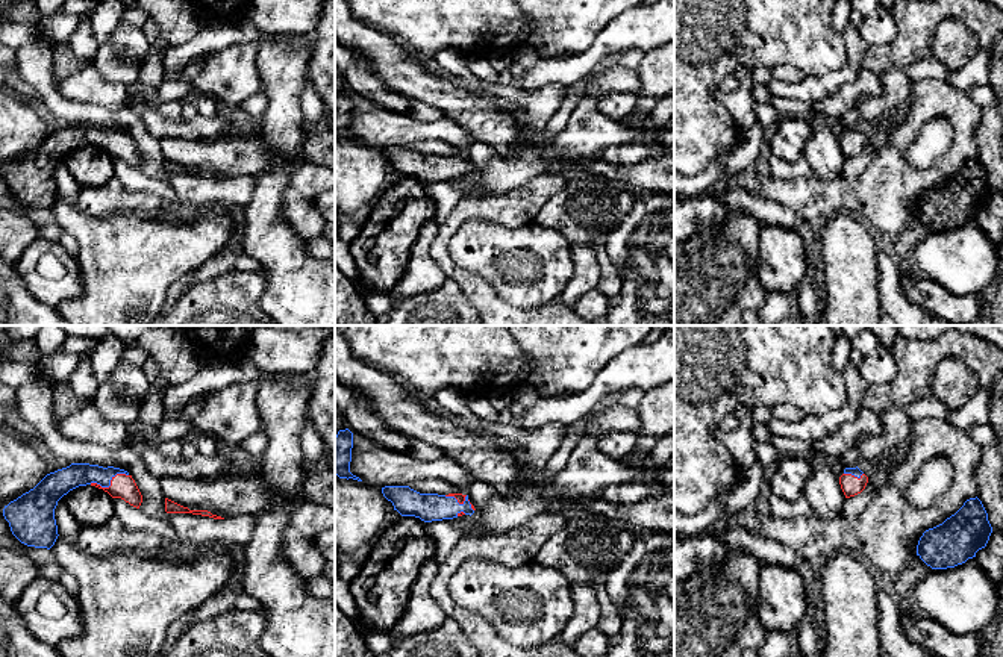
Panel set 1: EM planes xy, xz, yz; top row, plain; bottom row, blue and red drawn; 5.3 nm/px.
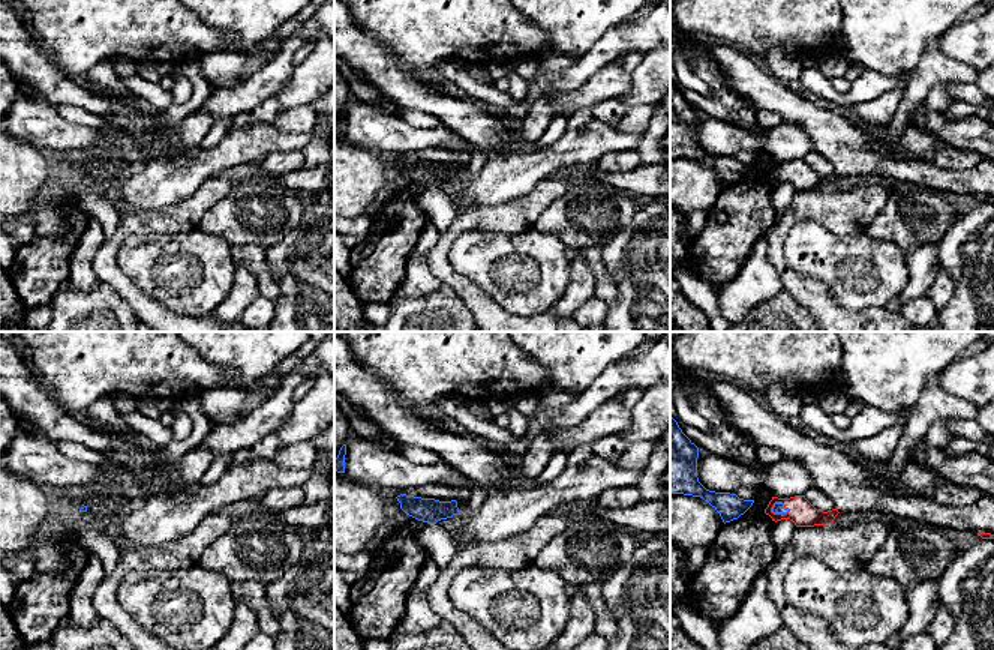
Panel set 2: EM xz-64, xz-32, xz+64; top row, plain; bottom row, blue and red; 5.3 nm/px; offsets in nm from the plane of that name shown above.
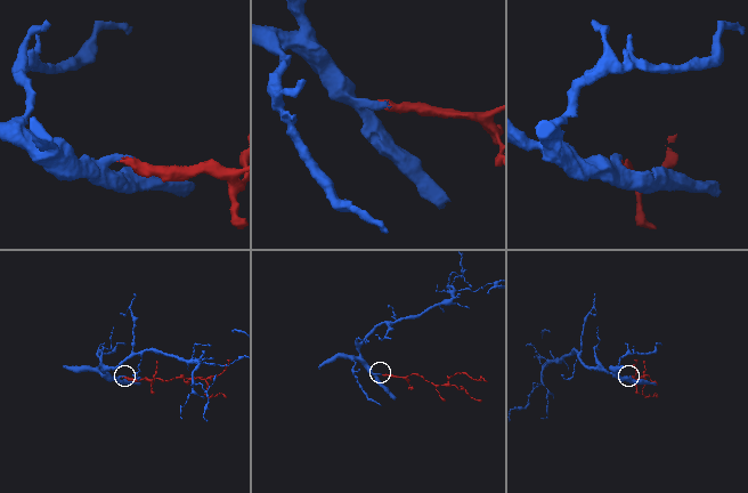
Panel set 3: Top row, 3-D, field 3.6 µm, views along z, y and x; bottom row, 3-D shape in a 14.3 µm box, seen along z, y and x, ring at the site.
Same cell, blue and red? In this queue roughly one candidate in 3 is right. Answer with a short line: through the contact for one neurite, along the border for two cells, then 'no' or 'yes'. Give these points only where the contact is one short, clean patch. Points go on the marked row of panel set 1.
line xy (67, 479), (102, 477), (109, 485), (123, 486); yes

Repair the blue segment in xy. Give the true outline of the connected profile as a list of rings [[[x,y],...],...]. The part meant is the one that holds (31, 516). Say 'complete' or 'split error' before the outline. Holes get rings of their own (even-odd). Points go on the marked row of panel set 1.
split error; [[[71,463],[47,474],[33,489],[3,509],[12,534],[24,545],[50,550],[58,539],[55,509],[58,501],[79,486],[95,486],[112,498],[139,509],[142,495],[132,475],[120,468]]]

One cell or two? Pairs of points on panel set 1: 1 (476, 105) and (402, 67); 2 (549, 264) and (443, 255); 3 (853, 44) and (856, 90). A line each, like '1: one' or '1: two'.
1: one
2: two
3: two

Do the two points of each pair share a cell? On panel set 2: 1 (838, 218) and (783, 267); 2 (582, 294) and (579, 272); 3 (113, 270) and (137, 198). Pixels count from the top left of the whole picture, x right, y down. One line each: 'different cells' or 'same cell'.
1: same cell
2: same cell
3: different cells

